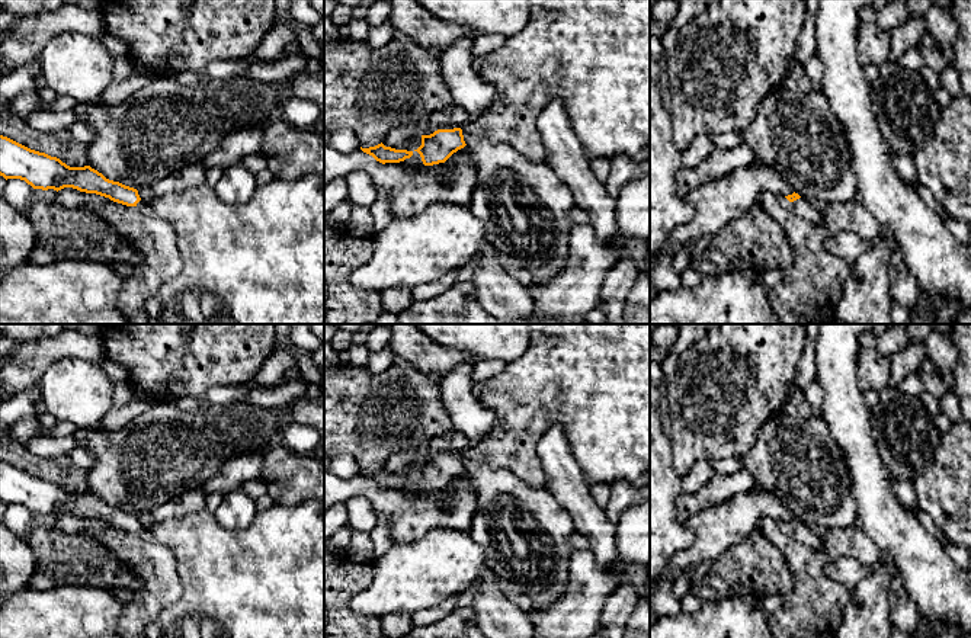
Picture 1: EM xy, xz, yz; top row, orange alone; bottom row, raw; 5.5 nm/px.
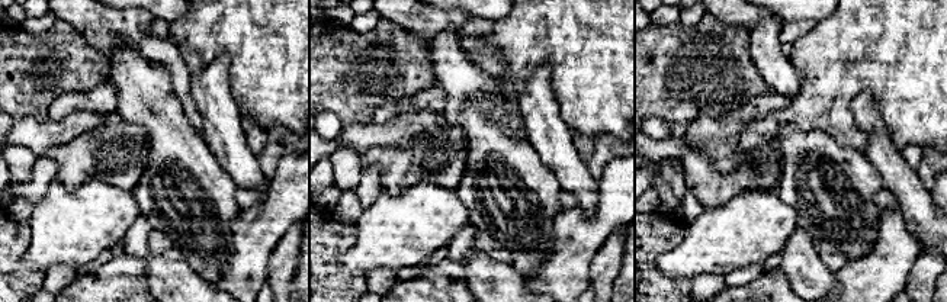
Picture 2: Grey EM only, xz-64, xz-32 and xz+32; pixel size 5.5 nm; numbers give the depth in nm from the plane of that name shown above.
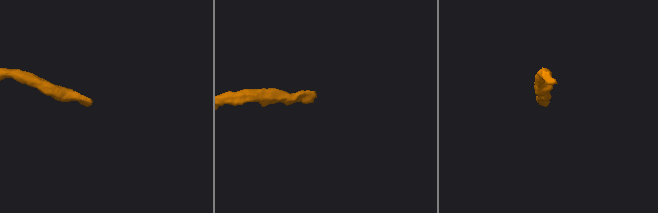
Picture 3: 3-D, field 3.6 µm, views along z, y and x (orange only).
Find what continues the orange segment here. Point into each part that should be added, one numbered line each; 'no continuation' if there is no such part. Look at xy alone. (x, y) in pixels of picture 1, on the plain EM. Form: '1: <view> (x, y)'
1: xy (266, 580)

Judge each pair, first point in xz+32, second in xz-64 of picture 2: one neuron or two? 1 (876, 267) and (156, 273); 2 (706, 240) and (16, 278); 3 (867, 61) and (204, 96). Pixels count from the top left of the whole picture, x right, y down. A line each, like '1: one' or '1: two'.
1: two
2: two
3: two

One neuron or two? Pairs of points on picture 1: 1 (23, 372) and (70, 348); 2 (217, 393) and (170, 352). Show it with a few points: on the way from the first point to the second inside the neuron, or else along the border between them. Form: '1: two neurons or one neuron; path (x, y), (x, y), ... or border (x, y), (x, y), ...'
1: one neuron; path (35, 361), (45, 350), (58, 348)
2: two neurons; border (244, 382), (217, 384), (199, 397), (188, 396)

